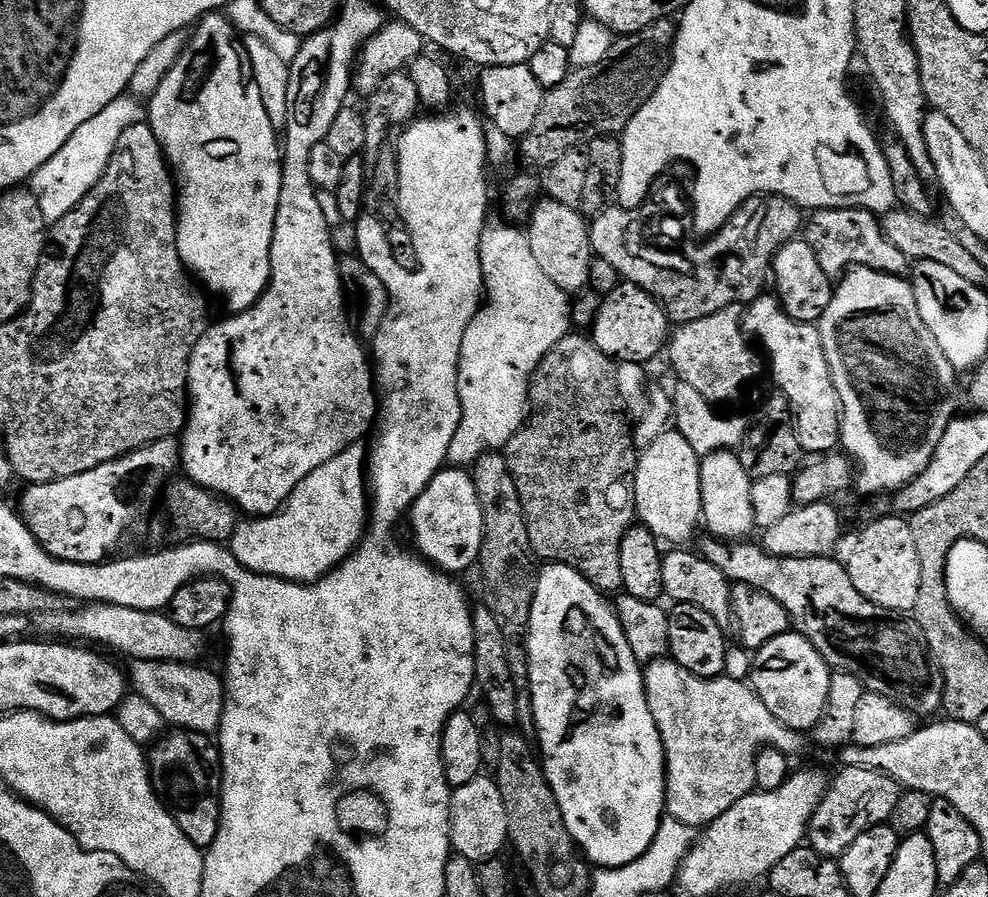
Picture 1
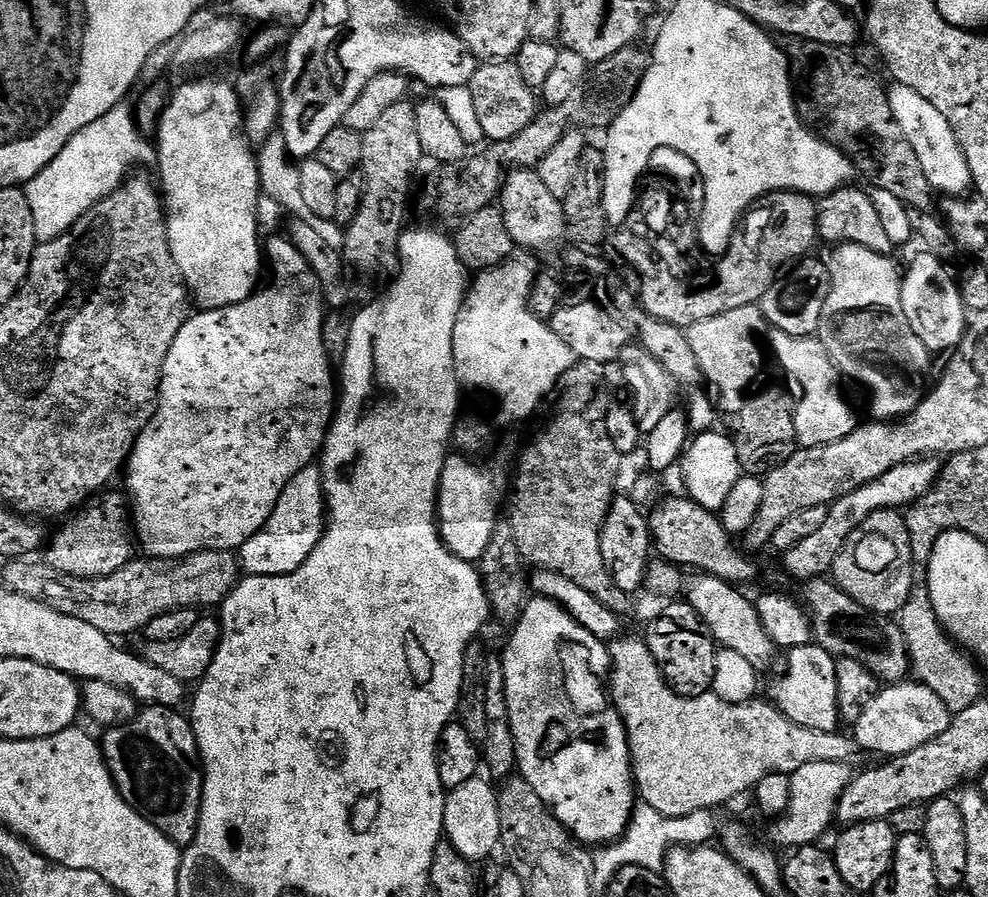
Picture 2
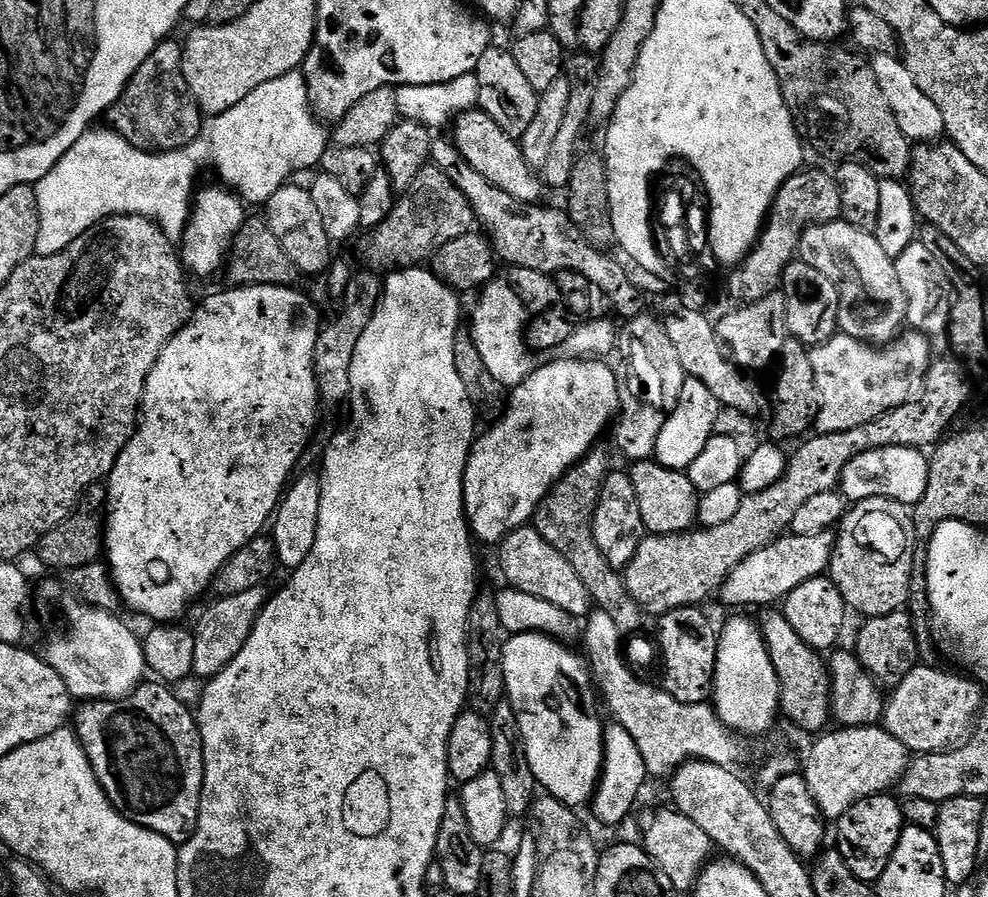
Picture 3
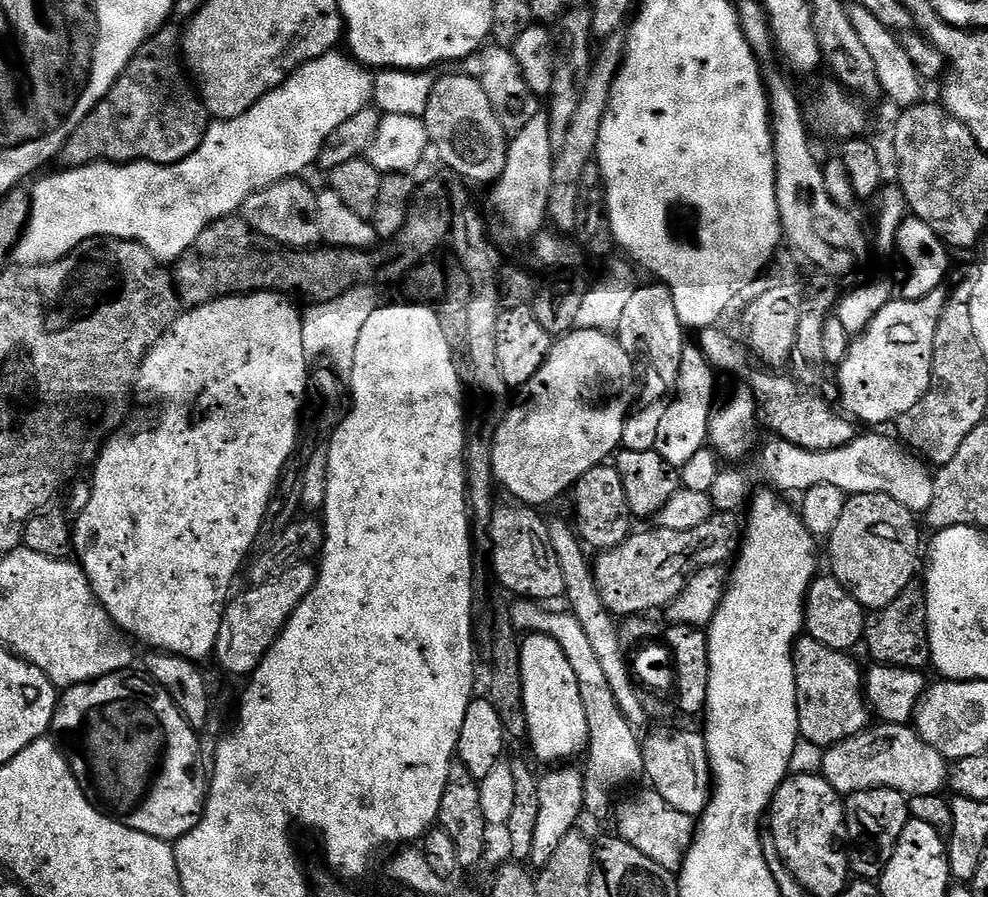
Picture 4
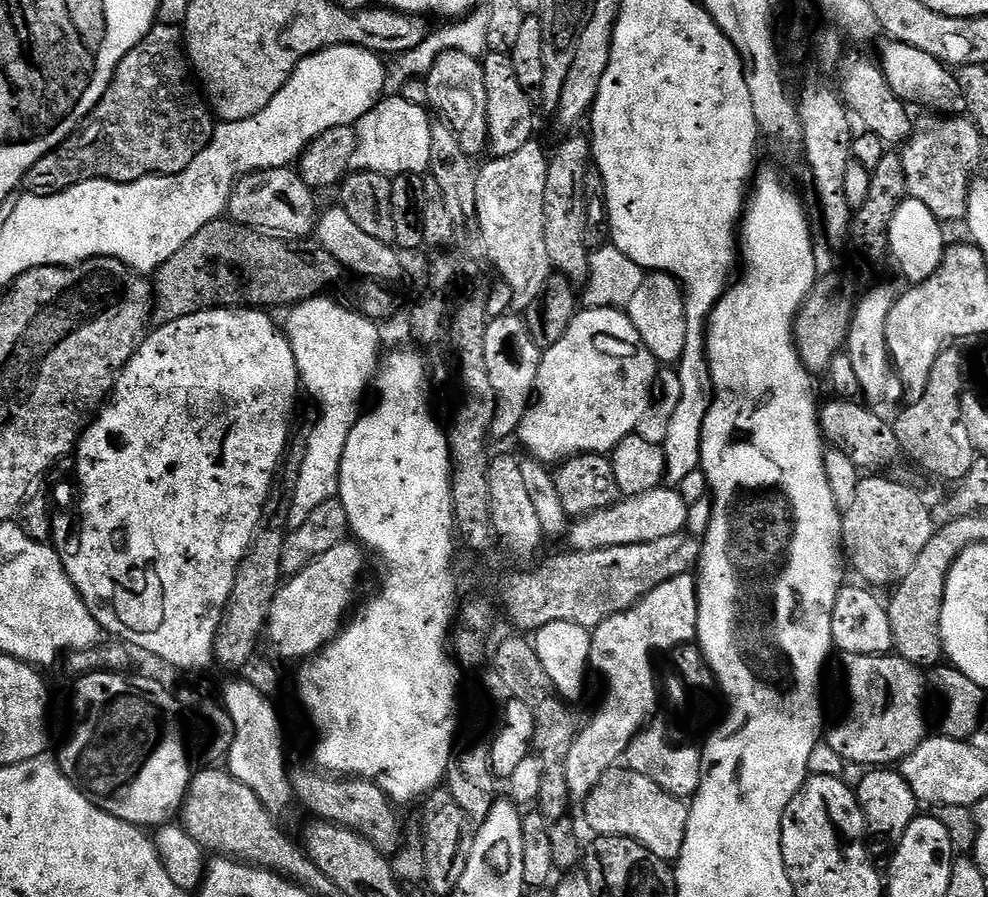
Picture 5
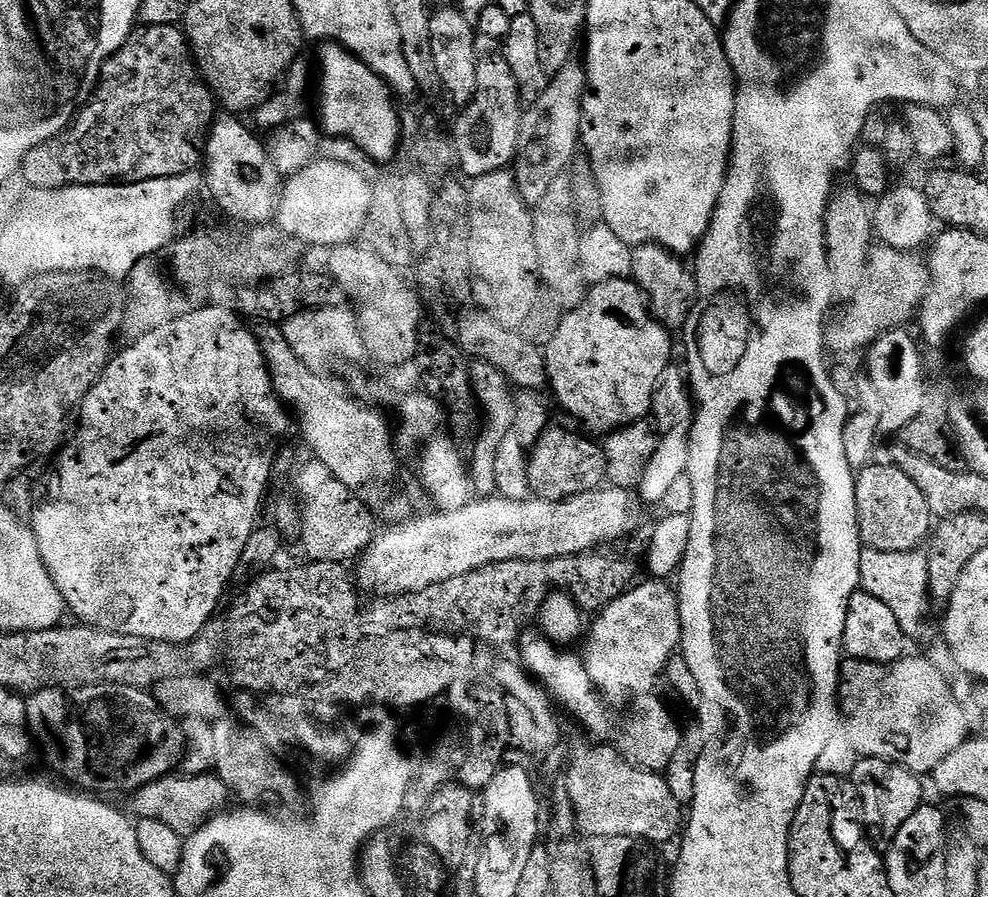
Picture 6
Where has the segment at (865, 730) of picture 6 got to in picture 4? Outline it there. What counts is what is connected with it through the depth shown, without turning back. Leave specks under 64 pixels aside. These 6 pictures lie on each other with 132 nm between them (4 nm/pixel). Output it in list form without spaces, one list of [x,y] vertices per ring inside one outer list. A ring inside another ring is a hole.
[[[804,634],[796,641],[792,657],[801,740],[814,742],[814,746],[827,750],[869,727],[870,709],[864,695],[864,672],[851,660],[848,652],[822,646],[822,642]]]

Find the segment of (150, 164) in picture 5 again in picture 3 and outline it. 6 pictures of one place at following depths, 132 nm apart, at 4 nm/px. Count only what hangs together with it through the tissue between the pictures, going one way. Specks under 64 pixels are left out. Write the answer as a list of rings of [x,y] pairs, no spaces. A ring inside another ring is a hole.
[[[161,40],[106,113],[107,127],[143,152],[177,152],[200,136],[202,113],[182,70],[183,47],[174,41]]]

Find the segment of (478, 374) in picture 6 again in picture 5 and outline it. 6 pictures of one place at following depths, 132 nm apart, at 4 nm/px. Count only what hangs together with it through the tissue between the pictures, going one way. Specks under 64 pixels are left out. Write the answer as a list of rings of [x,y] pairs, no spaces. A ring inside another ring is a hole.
[[[505,314],[489,319],[486,330],[486,366],[490,374],[490,386],[496,391],[496,421],[492,431],[498,437],[515,437],[518,432],[518,421],[530,407],[530,401],[537,391],[537,363],[542,349],[534,342],[528,332],[528,321],[520,314]]]

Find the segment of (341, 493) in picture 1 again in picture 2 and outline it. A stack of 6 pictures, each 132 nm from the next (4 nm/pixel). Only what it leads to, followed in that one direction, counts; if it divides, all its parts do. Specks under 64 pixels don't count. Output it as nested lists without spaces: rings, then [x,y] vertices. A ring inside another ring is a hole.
[[[309,466],[288,483],[267,526],[238,549],[239,563],[250,576],[288,576],[298,571],[308,561],[310,554],[314,554],[324,539],[325,531],[326,483],[321,469]]]

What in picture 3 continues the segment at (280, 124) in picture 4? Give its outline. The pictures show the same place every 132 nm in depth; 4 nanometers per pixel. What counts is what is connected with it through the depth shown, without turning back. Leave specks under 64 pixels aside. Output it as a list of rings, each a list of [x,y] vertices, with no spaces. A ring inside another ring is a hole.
[[[297,70],[266,82],[266,86],[258,86],[258,90],[254,90],[254,94],[246,94],[246,98],[238,102],[238,106],[205,119],[199,138],[177,152],[143,152],[130,146],[126,138],[107,127],[89,130],[82,138],[78,138],[78,142],[70,146],[68,153],[34,185],[40,215],[36,252],[41,256],[58,254],[83,232],[101,224],[110,216],[145,216],[147,220],[154,221],[169,240],[183,241],[184,231],[188,229],[194,207],[196,175],[207,164],[216,167],[217,174],[228,183],[225,185],[241,200],[249,205],[263,206],[280,187],[295,177],[292,175],[295,174],[296,168],[304,172],[307,168],[315,169],[319,165],[322,154],[330,146],[329,133],[327,136],[323,127],[325,128],[325,125],[313,112],[311,98],[308,96],[307,78],[303,71]]]

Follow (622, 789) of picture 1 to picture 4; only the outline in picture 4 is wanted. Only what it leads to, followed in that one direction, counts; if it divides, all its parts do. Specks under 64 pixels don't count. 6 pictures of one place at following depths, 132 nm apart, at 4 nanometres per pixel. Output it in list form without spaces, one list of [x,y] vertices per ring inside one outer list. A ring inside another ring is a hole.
[[[529,635],[520,645],[520,673],[524,720],[537,758],[556,766],[571,761],[568,759],[579,752],[581,755],[588,746],[586,710],[582,710],[582,692],[574,666],[570,666],[562,646],[549,636]]]

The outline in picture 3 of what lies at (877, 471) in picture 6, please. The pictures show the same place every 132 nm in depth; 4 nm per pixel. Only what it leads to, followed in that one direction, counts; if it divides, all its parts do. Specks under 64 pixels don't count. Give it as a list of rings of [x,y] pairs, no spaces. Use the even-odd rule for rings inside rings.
[[[872,497],[851,505],[850,511],[838,525],[830,579],[836,583],[853,613],[861,612],[864,618],[888,618],[891,612],[898,611],[907,602],[908,591],[912,588],[912,567],[916,564],[916,543],[918,537],[908,506],[886,497]]]

